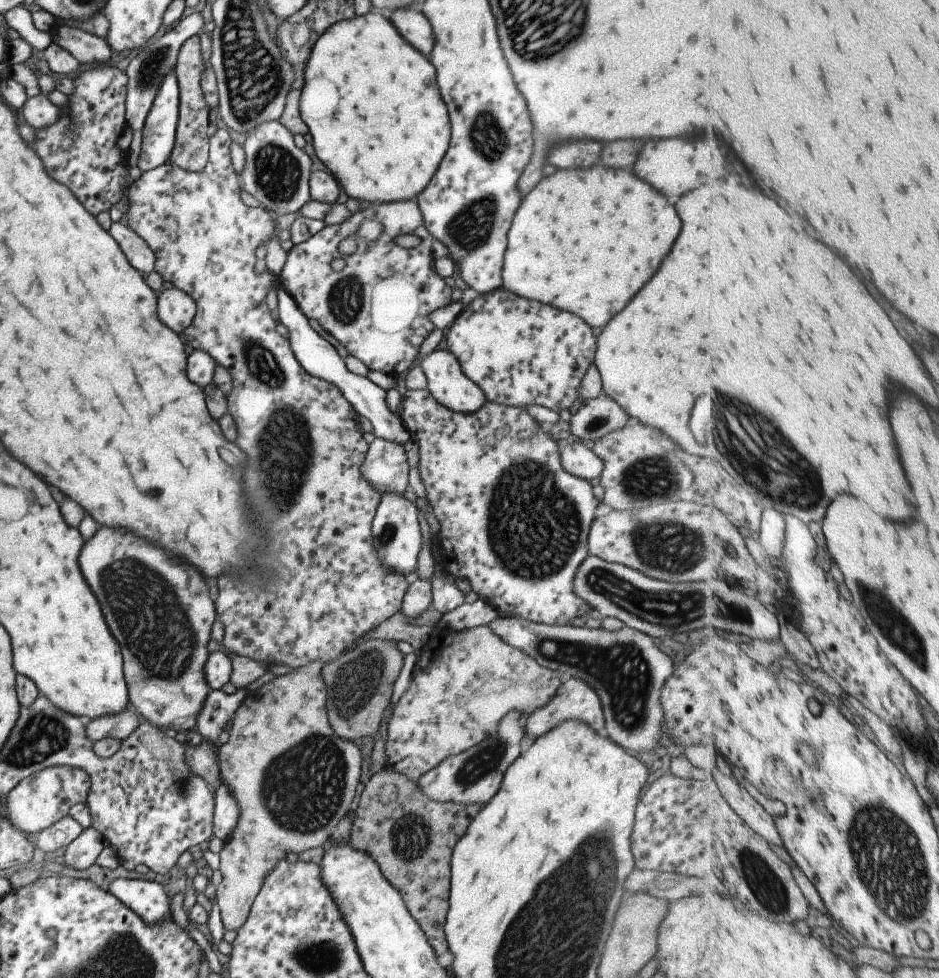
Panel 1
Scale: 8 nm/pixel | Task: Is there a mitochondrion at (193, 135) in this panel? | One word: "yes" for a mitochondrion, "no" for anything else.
no

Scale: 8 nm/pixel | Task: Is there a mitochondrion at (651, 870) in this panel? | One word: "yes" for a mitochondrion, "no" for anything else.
no

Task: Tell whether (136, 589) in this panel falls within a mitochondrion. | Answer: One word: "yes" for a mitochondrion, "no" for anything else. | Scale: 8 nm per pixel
yes

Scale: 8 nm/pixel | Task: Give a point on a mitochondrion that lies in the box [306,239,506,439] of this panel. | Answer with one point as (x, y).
(345, 299)

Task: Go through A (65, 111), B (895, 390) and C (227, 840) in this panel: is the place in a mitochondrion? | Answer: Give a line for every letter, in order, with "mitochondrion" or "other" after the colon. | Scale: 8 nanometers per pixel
A: other
B: other
C: other

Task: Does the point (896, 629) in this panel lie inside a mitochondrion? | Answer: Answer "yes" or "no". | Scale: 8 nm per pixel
yes

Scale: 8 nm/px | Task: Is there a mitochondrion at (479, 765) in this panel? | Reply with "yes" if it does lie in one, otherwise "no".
yes

